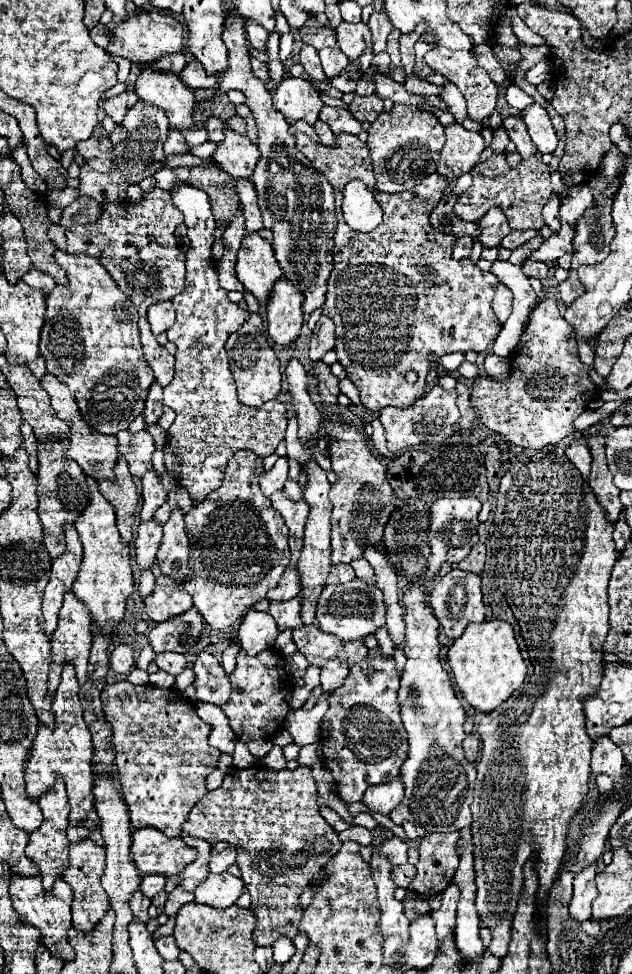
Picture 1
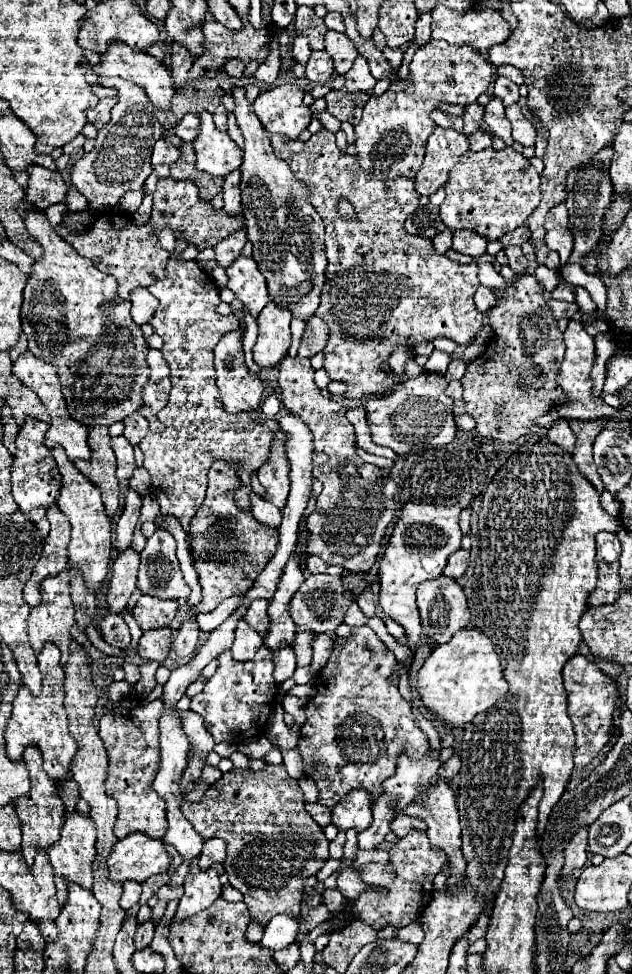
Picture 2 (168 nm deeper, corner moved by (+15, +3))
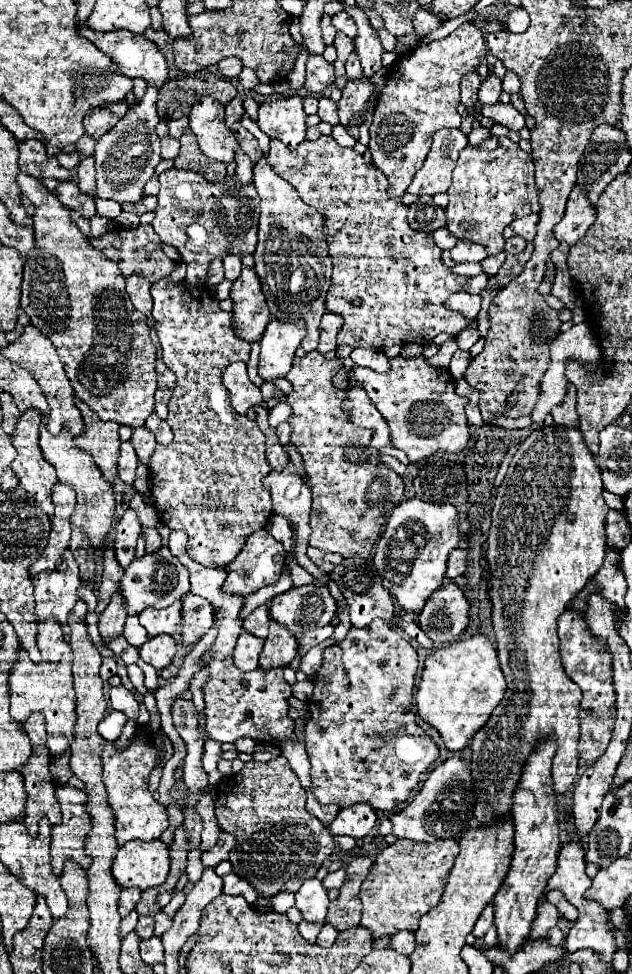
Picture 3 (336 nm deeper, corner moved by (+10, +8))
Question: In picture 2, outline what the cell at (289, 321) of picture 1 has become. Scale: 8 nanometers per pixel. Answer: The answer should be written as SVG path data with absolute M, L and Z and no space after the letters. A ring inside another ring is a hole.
M269 301L259 313L259 335L253 347L253 359L259 367L277 365L291 345L291 313Z

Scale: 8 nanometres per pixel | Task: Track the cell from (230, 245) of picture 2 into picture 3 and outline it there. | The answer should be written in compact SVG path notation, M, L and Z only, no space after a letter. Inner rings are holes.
M230 254L230 256L226 256L224 258L224 278L226 280L230 280L230 282L234 282L238 276L240 276L240 270L242 270L242 262L240 262L240 256L234 256L234 254Z

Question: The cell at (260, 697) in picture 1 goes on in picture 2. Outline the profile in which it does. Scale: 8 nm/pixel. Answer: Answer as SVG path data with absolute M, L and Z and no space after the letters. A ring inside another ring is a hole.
M263 645L251 661L233 661L231 651L227 649L219 655L219 667L215 675L205 683L203 691L191 699L191 711L205 719L205 727L217 743L241 743L265 733L267 719L273 711L271 699L277 697L271 655L271 649Z

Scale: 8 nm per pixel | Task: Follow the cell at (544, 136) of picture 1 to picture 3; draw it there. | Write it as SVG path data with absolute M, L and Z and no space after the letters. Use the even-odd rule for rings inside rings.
M494 104L494 106L482 106L482 116L494 120L496 124L506 126L508 130L522 130L524 124L524 116L512 106L512 104Z

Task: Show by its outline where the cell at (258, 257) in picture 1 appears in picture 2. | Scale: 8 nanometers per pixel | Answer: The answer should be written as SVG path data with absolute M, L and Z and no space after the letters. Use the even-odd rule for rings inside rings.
M237 257L227 267L227 277L229 277L227 287L245 305L245 309L257 317L261 309L269 303L267 281L257 269L257 263L251 257Z

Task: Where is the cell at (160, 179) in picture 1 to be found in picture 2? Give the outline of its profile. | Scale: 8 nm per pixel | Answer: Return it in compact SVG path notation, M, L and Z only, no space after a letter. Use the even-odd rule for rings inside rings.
M165 177L165 179L159 179L157 189L153 193L151 223L153 223L155 235L163 227L169 227L173 231L185 231L183 237L189 243L197 245L197 249L205 249L205 247L215 247L215 243L219 243L221 239L225 239L231 231L235 231L241 225L245 225L245 219L243 219L243 215L229 217L223 209L215 211L211 207L211 203L201 201L199 193L197 193L197 187L195 187L193 181L177 181L173 177Z

